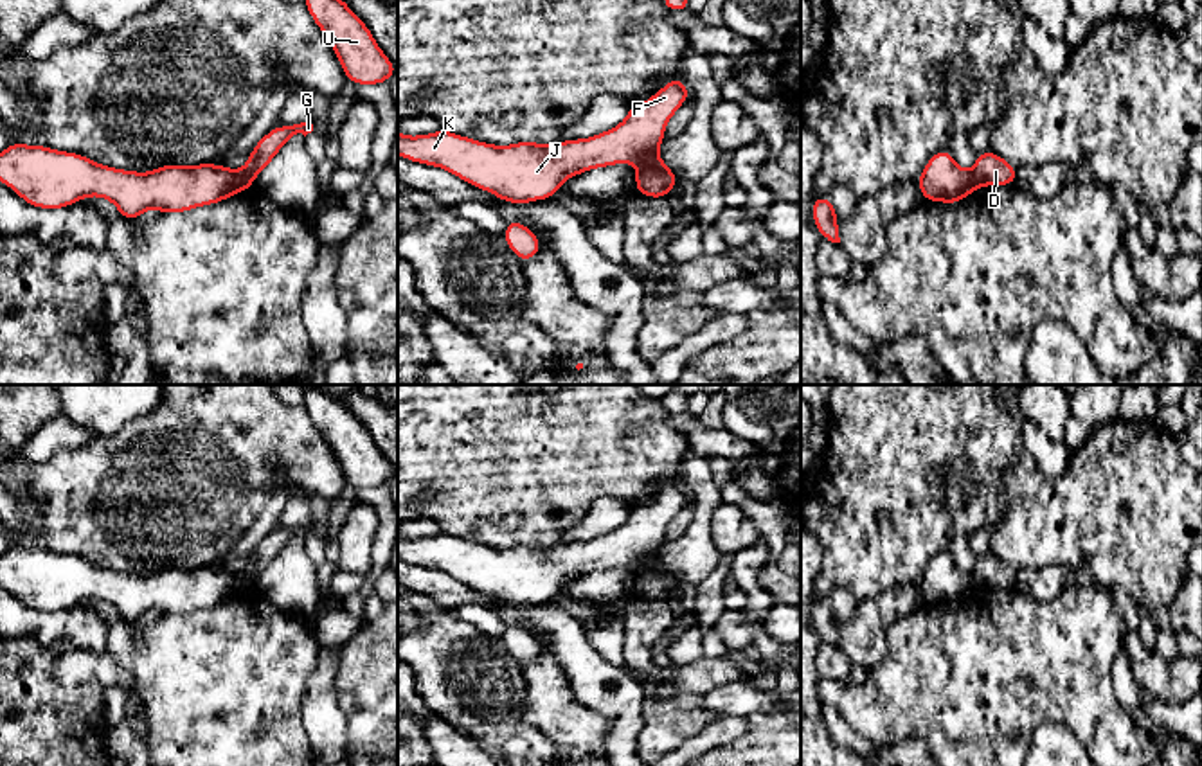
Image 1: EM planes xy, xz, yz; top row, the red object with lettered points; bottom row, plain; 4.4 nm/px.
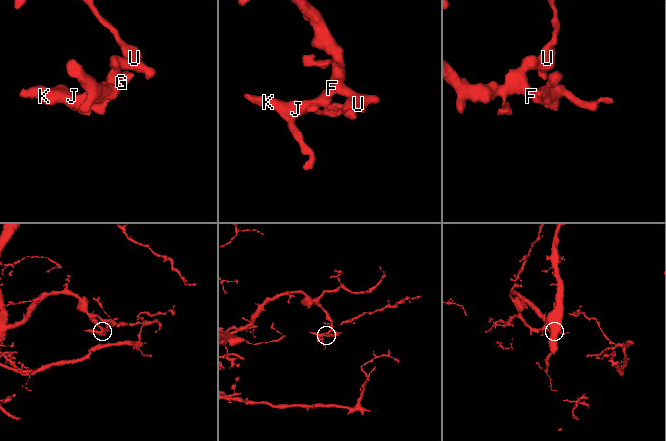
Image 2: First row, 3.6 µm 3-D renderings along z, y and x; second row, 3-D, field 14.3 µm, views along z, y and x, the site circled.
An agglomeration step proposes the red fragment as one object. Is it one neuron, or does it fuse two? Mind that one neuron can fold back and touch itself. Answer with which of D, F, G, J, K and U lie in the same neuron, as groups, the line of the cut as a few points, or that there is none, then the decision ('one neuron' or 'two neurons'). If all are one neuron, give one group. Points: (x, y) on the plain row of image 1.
D G / F J K U; cut in xz along (655, 554), (636, 567); two neurons

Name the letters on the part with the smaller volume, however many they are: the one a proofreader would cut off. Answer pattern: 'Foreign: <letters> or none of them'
Foreign: D, G

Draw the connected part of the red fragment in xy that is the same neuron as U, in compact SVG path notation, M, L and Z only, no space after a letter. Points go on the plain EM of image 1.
M304 388L304 406L354 487L381 487L398 473L378 450L369 430L336 397Z

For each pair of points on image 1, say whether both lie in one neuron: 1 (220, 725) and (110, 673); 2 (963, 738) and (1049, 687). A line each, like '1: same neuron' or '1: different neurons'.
1: different neurons
2: same neuron

